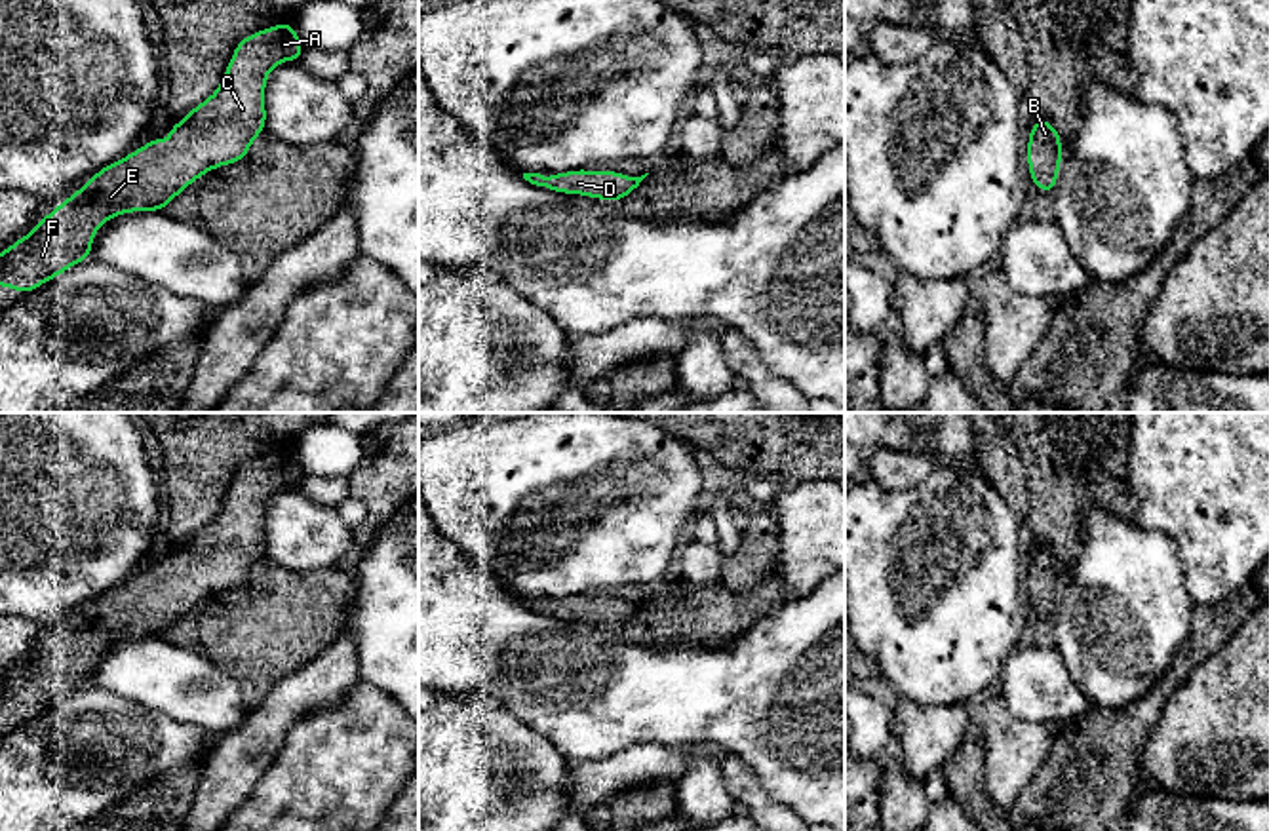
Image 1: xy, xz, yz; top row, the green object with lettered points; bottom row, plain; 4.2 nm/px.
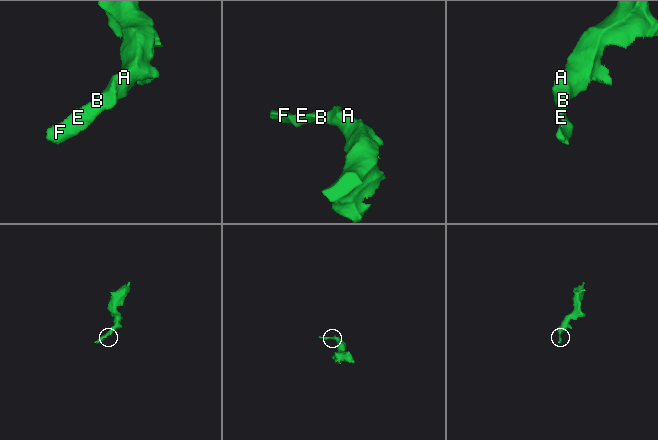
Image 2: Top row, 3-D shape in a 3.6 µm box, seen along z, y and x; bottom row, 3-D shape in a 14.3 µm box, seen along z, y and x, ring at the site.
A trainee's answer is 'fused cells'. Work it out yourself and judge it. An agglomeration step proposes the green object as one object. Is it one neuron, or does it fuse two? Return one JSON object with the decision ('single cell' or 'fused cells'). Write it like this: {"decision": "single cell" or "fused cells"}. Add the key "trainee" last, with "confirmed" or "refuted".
{"decision": "single cell", "trainee": "refuted"}

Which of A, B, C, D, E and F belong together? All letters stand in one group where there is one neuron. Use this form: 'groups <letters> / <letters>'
groups A B C D E F

